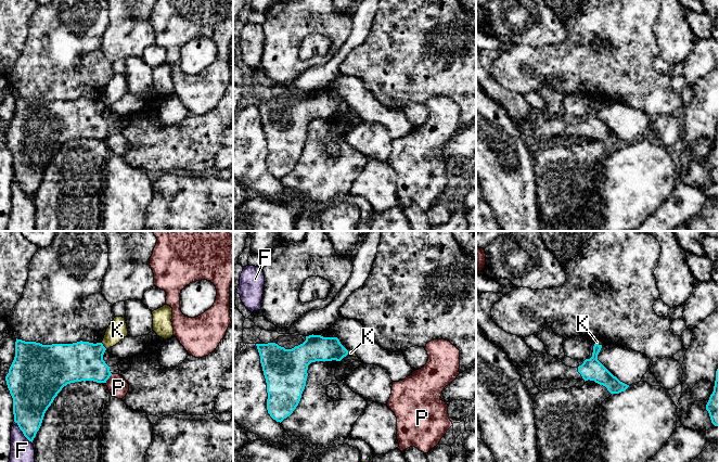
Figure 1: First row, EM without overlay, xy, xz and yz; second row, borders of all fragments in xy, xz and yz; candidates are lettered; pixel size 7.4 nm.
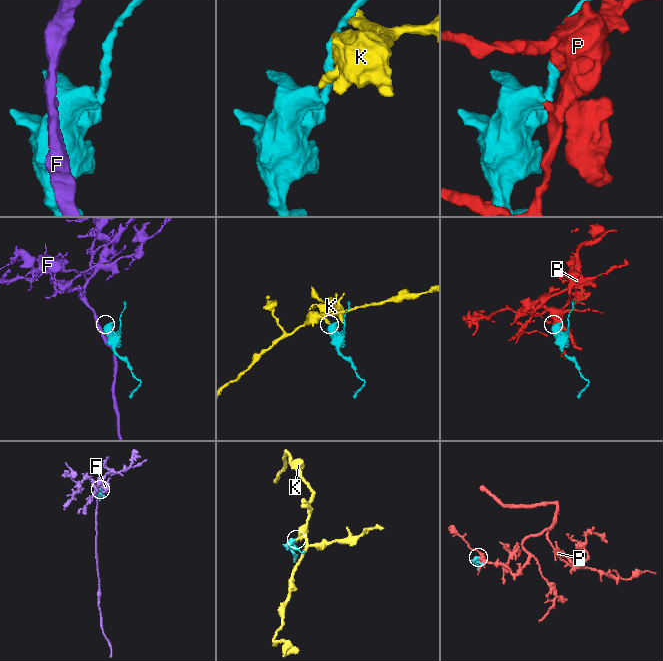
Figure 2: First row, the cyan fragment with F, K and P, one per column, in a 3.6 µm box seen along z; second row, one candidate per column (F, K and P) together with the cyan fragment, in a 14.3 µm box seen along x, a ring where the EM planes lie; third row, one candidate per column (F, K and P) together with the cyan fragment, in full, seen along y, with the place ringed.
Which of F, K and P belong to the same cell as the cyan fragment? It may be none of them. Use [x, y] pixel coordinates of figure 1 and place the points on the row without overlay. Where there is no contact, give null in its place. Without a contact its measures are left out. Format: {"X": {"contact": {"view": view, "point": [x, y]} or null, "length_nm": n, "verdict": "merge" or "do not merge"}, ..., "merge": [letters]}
{"F": {"contact": {"view": "xy", "point": [22, 188]}, "length_nm": 220, "verdict": "do not merge"}, "K": {"contact": {"view": "xy", "point": [103, 103]}, "length_nm": 60, "verdict": "do not merge"}, "P": {"contact": {"view": "xy", "point": [108, 135]}, "length_nm": 90, "verdict": "do not merge"}, "merge": []}

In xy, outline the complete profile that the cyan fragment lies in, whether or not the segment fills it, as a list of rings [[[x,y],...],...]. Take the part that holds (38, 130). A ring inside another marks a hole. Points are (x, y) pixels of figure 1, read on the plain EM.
[[[16,95],[15,114],[5,138],[13,155],[14,179],[29,198],[33,200],[46,168],[64,143],[81,138],[106,140],[112,130],[103,117],[105,107],[102,100],[80,98],[73,101],[42,102]]]

